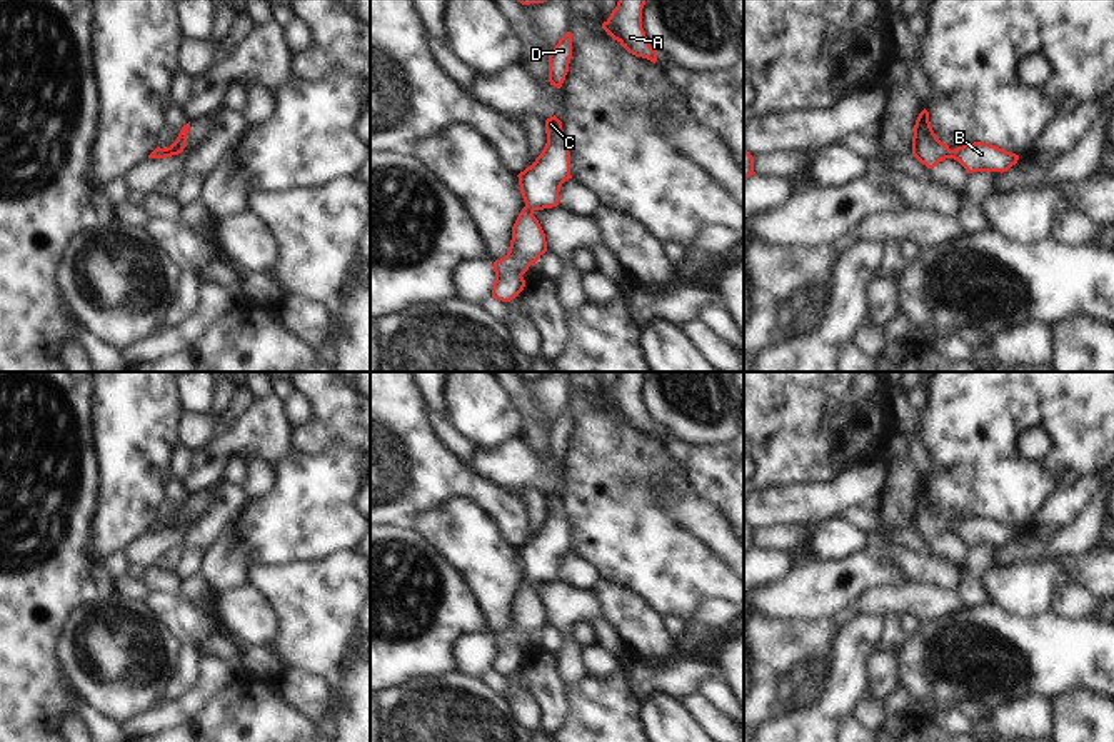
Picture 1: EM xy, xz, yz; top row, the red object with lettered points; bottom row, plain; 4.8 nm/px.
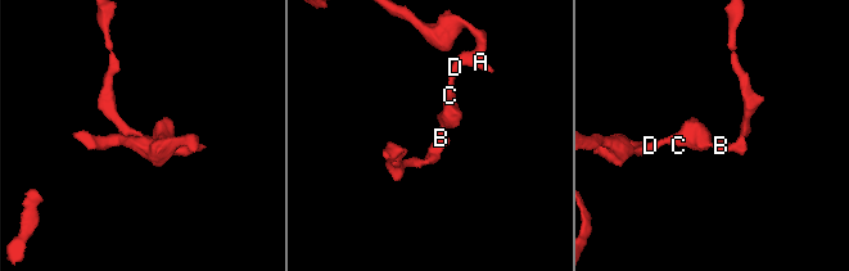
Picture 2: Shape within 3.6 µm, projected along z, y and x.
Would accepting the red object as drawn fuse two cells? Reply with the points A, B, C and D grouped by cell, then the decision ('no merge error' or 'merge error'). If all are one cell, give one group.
A B C D | no merge error

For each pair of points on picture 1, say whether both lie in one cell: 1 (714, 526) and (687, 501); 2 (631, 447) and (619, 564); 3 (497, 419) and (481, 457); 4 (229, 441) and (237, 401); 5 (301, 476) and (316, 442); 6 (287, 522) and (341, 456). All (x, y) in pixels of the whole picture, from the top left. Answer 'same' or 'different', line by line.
1: same
2: same
3: different
4: different
5: different
6: same

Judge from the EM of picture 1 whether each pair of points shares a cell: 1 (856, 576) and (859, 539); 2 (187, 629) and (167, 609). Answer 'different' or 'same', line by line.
1: different
2: same

